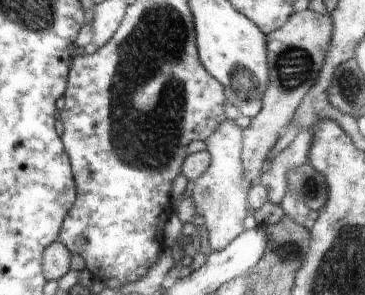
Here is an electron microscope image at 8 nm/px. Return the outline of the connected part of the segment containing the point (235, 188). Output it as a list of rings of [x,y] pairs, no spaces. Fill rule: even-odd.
[[[226,118],[204,141],[206,142],[205,151],[210,156],[209,166],[196,180],[192,198],[195,214],[202,216],[204,220],[202,230],[208,233],[210,248],[212,251],[220,251],[244,231],[243,220],[249,215],[247,212],[249,190],[241,160],[242,129],[235,124],[234,120]]]

